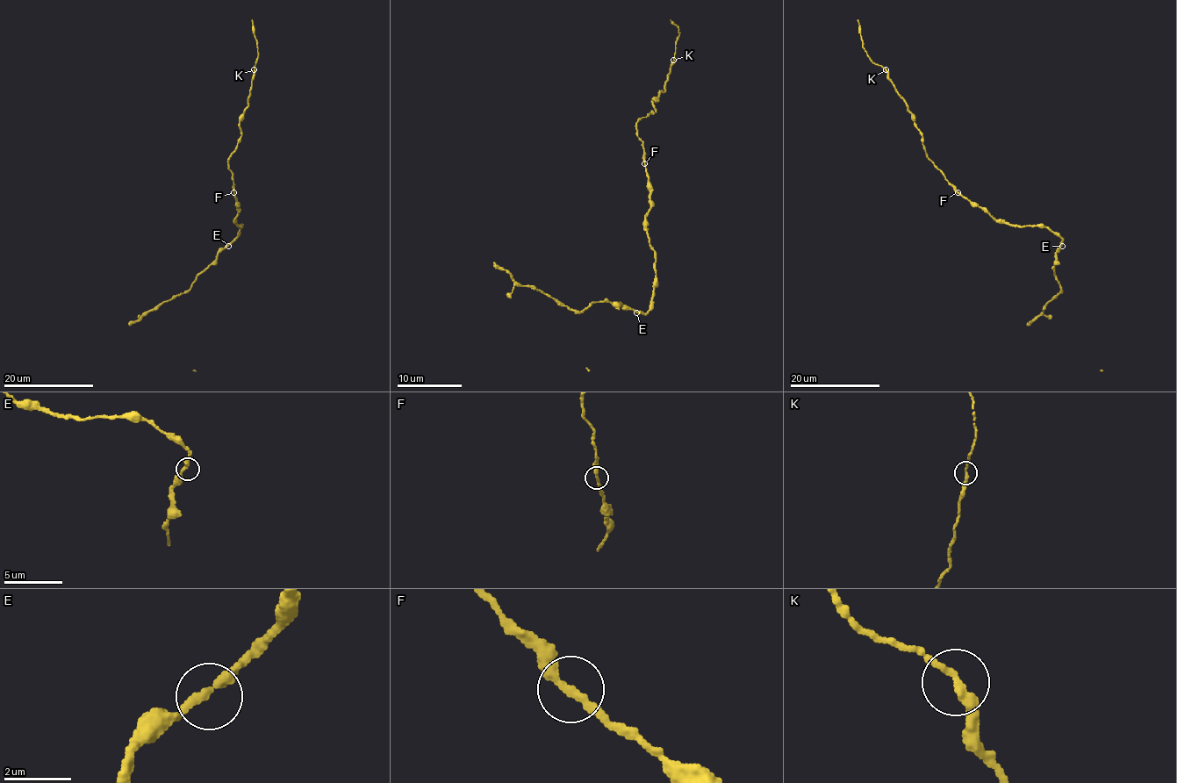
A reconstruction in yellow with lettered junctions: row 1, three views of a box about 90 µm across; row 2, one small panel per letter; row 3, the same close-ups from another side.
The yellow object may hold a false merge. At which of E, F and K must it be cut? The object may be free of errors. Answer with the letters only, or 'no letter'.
no letter

